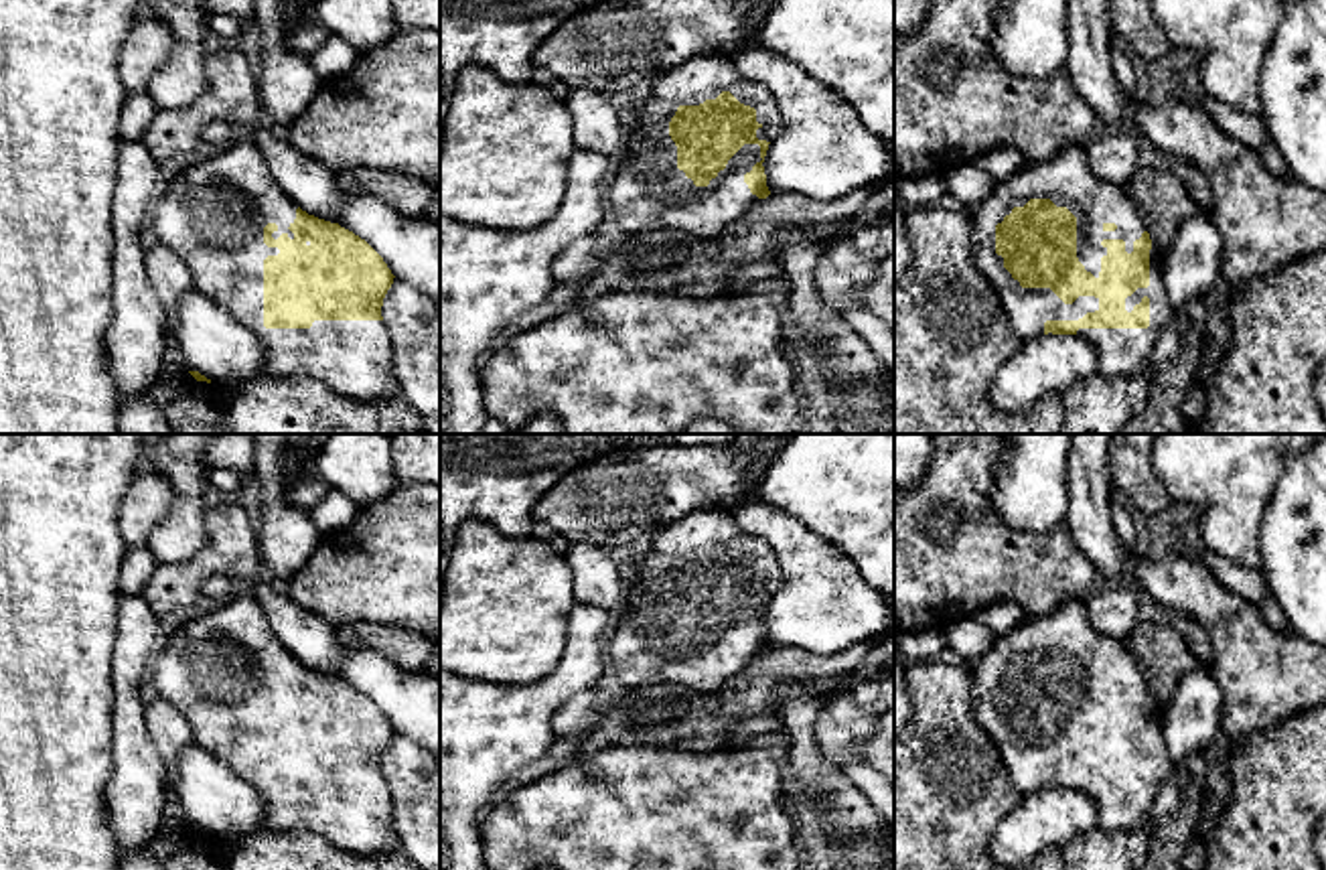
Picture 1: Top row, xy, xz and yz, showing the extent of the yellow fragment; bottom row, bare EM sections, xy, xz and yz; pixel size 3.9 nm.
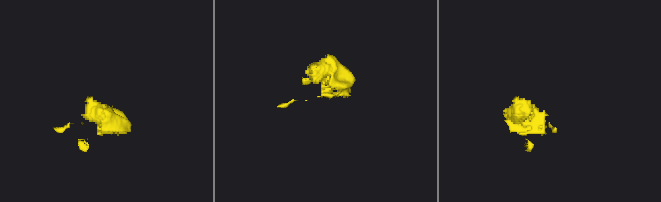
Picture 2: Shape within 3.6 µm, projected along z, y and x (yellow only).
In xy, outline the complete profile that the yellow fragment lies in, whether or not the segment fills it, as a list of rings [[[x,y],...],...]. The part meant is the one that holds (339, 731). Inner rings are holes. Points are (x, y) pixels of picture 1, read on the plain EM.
[[[251,594],[229,596],[221,608],[180,625],[158,649],[150,675],[160,698],[189,722],[195,744],[255,789],[268,829],[308,829],[355,854],[401,850],[391,793],[381,771],[395,730],[365,694],[302,665],[270,631]]]

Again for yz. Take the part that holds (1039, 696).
[[[1071,600],[1048,614],[1026,614],[993,645],[971,671],[971,702],[979,726],[993,740],[1020,795],[1042,789],[1077,789],[1097,807],[1099,827],[1129,829],[1152,809],[1158,789],[1172,775],[1164,736],[1164,712],[1152,700],[1146,677],[1123,639],[1101,635],[1085,600]]]

